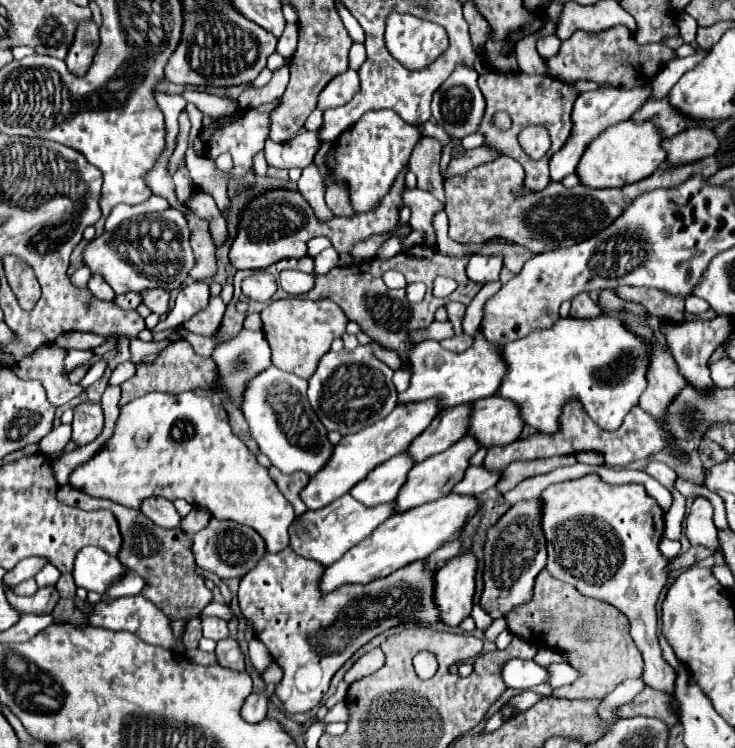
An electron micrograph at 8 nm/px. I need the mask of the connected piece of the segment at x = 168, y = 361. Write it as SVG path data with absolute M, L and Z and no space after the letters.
M175 341L171 343L165 351L159 353L159 357L153 363L141 363L137 365L137 373L121 385L123 393L121 393L121 401L119 407L127 405L131 399L143 397L151 391L161 391L161 393L183 393L183 391L195 391L195 389L203 389L203 391L215 391L219 389L219 371L215 367L213 359L205 359L199 357L191 345L187 341Z

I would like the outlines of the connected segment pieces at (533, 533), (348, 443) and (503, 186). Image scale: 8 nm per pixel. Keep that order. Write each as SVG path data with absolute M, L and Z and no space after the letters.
M539 497L529 501L519 501L509 507L495 525L487 529L487 539L483 545L483 593L481 593L481 609L485 609L493 619L505 617L515 607L529 603L533 595L533 583L541 569L547 563L547 547L541 529L543 503Z
M433 399L421 401L421 403L399 405L379 423L373 423L371 427L365 427L357 433L345 435L337 445L333 445L331 459L323 465L323 471L319 471L319 475L311 477L307 487L303 487L303 491L299 493L301 501L307 505L307 509L315 511L315 509L321 509L321 507L333 503L335 499L339 499L339 495L349 493L349 489L353 485L357 485L359 481L363 481L375 467L379 467L381 463L385 463L391 457L403 453L409 447L409 443L419 433L423 433L423 427L427 427L437 417L437 413L439 413L439 407Z
M499 157L493 163L479 165L463 175L445 179L445 213L449 217L449 237L463 245L485 245L493 237L505 237L517 245L527 247L533 253L549 249L571 247L591 239L609 227L637 195L653 189L671 189L687 181L691 175L709 177L717 173L719 165L715 157L705 157L691 165L677 169L657 169L647 179L619 189L589 189L577 185L573 189L551 181L543 191L523 191L523 167L509 157Z

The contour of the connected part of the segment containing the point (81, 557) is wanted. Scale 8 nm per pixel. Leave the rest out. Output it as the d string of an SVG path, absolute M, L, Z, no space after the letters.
M83 547L79 555L75 555L75 567L71 575L77 587L105 593L109 583L125 571L127 569L119 563L117 557L107 555L99 547Z

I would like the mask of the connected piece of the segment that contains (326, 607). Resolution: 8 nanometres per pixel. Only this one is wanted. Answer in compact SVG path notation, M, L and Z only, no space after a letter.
M289 547L281 553L267 553L239 583L239 607L247 621L253 623L255 637L263 641L269 649L273 661L283 669L283 679L275 689L275 695L283 703L287 713L305 713L311 711L331 683L335 671L367 641L375 635L383 633L385 629L399 625L403 621L437 621L439 613L433 603L433 571L425 571L423 561L415 561L409 567L403 567L389 577L377 579L367 585L343 585L337 591L323 595L317 589L317 581L323 573L323 565L319 567L317 561L303 559L295 555Z

